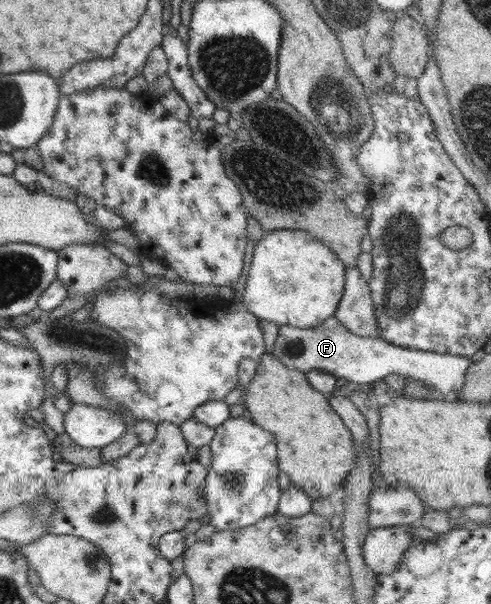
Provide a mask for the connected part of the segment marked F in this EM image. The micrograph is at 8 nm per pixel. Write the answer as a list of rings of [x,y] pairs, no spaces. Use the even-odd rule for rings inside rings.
[[[334,316],[316,328],[280,326],[271,353],[288,369],[304,373],[311,369],[319,369],[352,383],[372,385],[374,381],[383,380],[390,373],[405,375],[416,381],[423,381],[428,390],[435,389],[440,393],[439,398],[455,401],[464,385],[467,369],[472,365],[470,357],[406,349],[391,345],[382,338],[360,337],[345,329]]]

